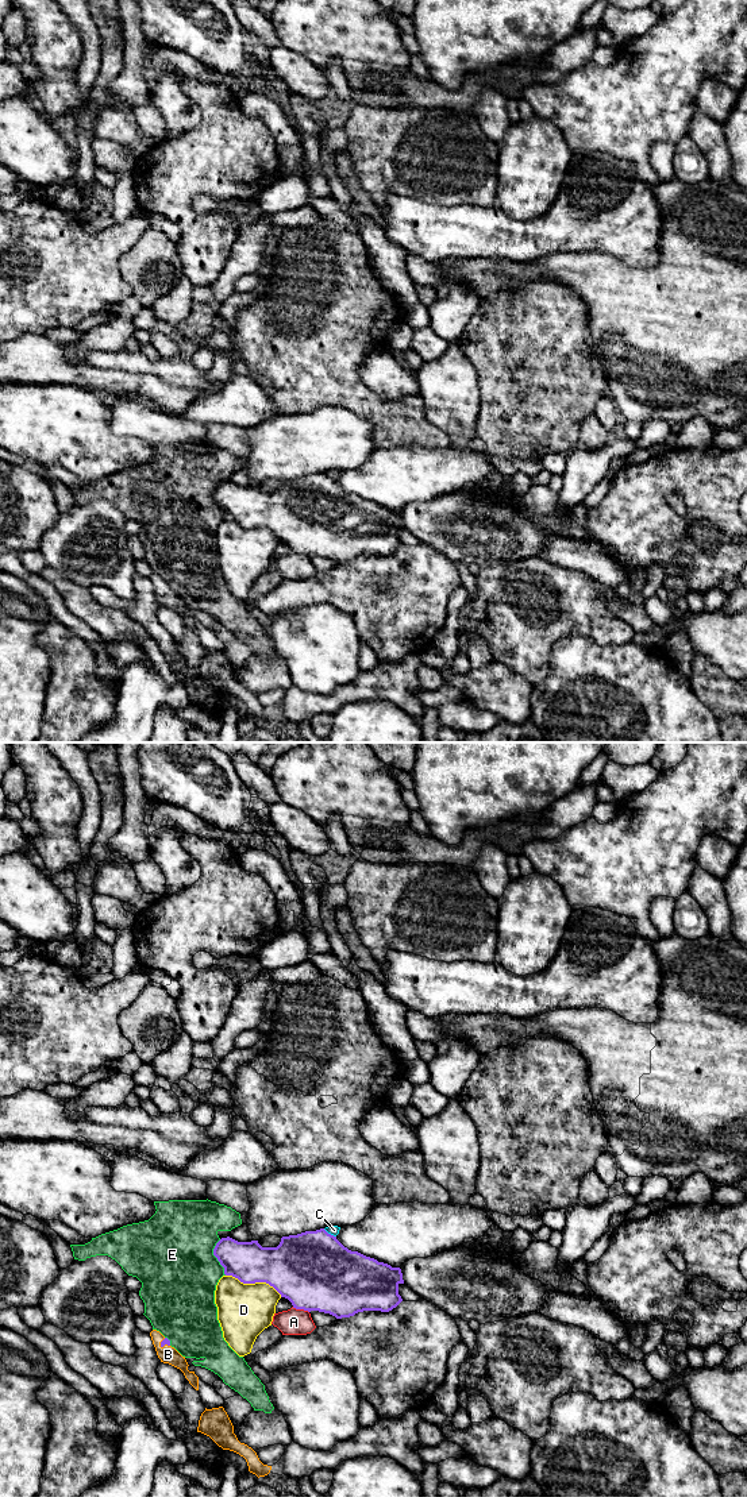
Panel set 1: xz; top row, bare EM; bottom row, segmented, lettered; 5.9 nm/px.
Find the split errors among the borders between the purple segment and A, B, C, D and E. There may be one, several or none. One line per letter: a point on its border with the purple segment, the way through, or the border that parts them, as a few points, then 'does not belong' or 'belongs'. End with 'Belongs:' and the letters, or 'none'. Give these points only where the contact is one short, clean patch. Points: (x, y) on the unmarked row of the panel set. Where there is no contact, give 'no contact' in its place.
A: meets purple in xz at (300, 552); border along xz (292, 551), (308, 556); does not belong
B: meets purple in xz at (164, 589); runs through xz (165, 585), (164, 589), (168, 598); belongs
C: meets purple in xz at (330, 478); does not belong
D: meets purple in xz at (254, 527); does not belong
E: meets purple in xz at (215, 500); does not belong
Belongs: B

